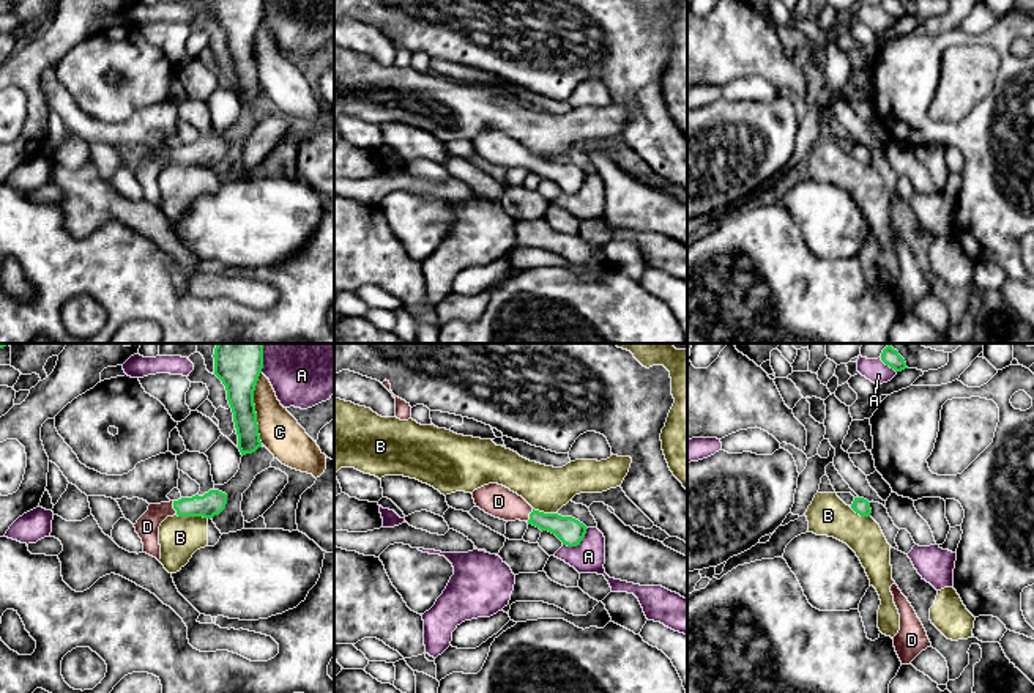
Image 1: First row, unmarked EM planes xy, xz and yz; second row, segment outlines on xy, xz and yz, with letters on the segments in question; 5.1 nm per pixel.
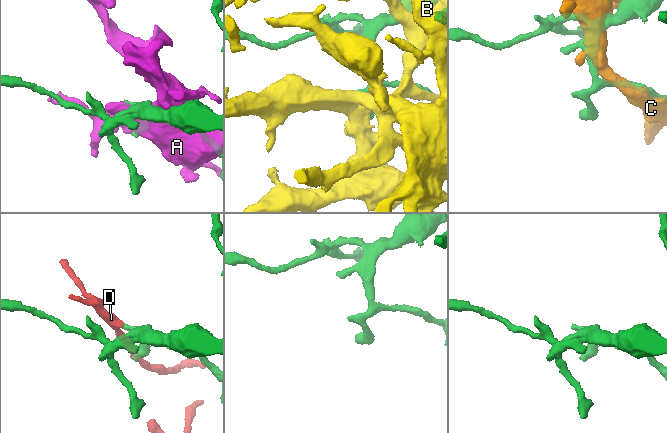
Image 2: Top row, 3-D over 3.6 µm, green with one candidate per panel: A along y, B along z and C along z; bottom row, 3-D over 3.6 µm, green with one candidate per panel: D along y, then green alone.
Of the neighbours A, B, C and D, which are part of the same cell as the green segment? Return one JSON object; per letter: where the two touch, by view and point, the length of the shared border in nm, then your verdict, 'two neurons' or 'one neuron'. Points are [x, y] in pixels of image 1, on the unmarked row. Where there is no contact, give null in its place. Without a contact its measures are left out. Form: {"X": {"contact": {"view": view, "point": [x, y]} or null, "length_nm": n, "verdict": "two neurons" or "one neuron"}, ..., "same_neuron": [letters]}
{"A": {"contact": {"view": "xz", "point": [577, 191]}, "length_nm": 160, "verdict": "two neurons"}, "B": {"contact": {"view": "xy", "point": [193, 163]}, "length_nm": 160, "verdict": "two neurons"}, "C": {"contact": {"view": "xy", "point": [254, 55]}, "length_nm": 360, "verdict": "two neurons"}, "D": {"contact": {"view": "xy", "point": [174, 155]}, "length_nm": 80, "verdict": "one neuron"}, "same_neuron": ["D"]}

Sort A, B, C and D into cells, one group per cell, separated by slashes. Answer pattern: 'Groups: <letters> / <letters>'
Groups: A / B / C / D

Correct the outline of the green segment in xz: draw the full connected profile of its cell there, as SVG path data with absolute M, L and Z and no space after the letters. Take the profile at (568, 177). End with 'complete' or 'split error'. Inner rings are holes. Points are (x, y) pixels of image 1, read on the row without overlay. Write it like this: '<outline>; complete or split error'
M498 131L484 132L471 142L476 154L485 161L504 169L526 169L555 181L567 194L580 192L588 176L572 164L534 158L522 143Z; split error

